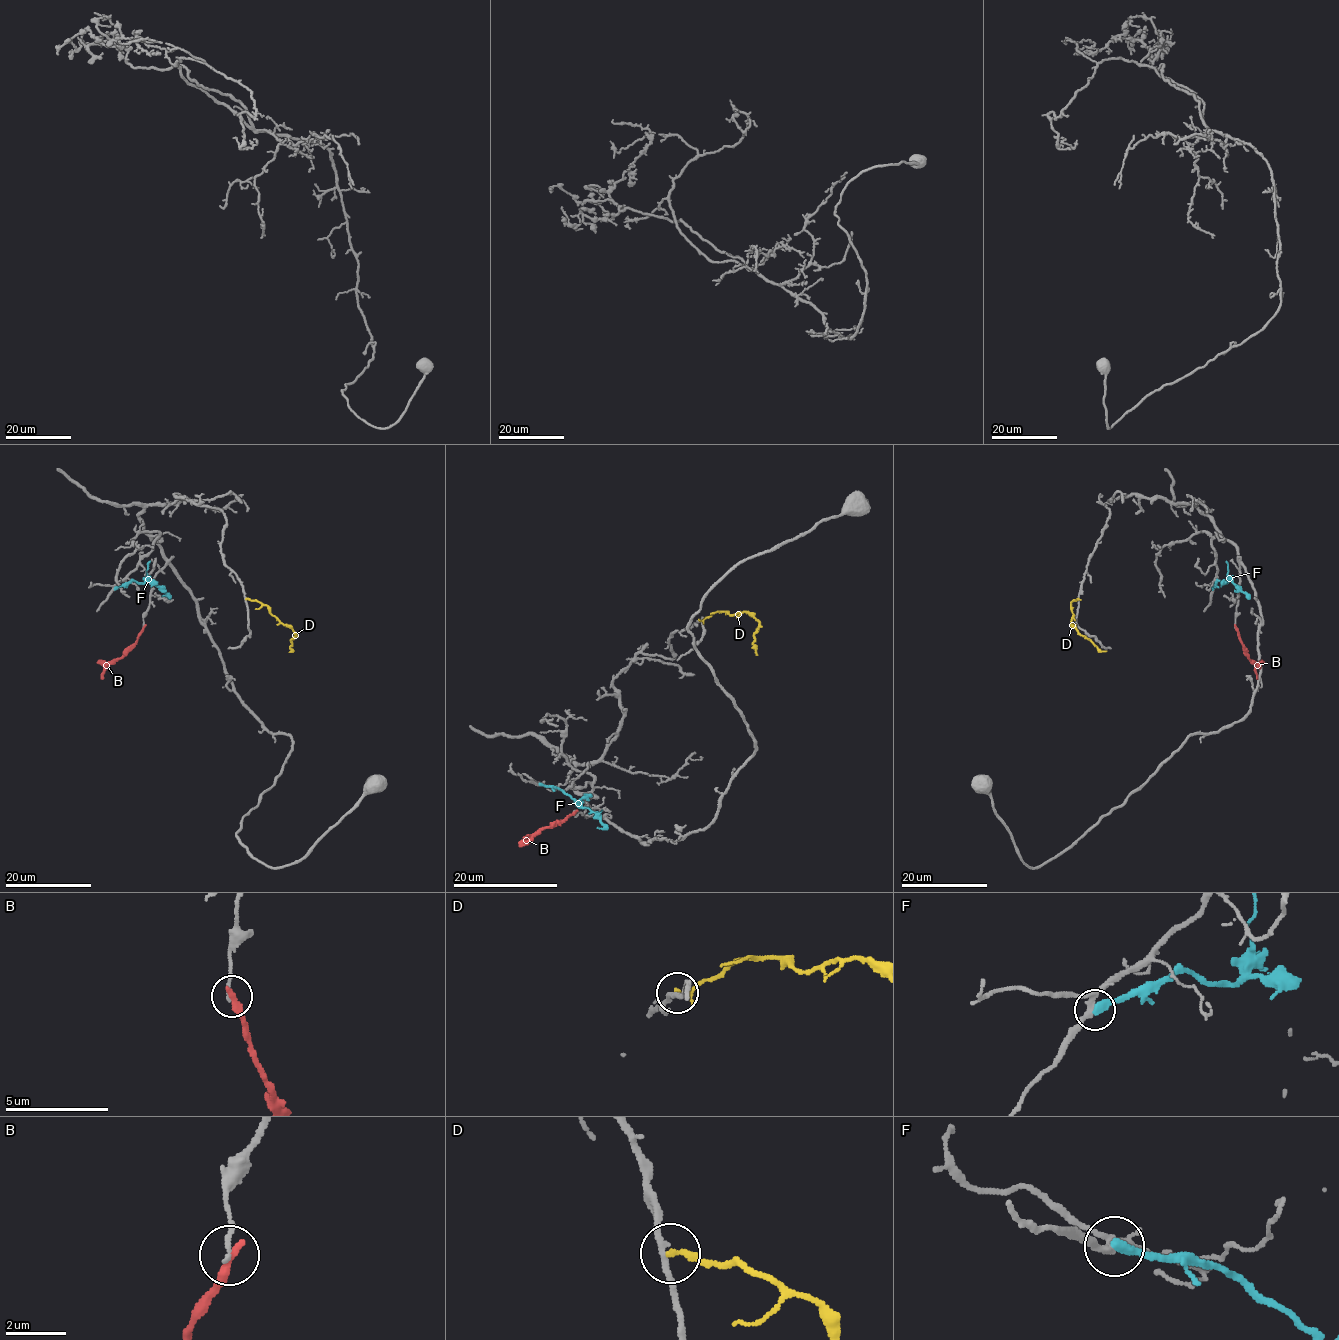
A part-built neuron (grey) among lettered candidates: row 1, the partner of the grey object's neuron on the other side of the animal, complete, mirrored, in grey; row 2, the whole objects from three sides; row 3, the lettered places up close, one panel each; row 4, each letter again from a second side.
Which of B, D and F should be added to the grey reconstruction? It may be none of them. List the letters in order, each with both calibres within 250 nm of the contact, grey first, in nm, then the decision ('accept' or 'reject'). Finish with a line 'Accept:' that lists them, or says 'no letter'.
B: calibres 170 and 340 nm; reject
D: calibres 200 and 200 nm; reject
F: calibres 200 and 400 nm; reject
Accept: no letter

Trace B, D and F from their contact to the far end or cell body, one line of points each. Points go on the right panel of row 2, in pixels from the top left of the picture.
B: (1236, 627), (1243, 650), (1255, 667), (1257, 678)
D: (1077, 599), (1071, 602), (1071, 625), (1098, 648), (1106, 650)
F: (1213, 588), (1218, 581), (1225, 583), (1229, 580), (1248, 596)

